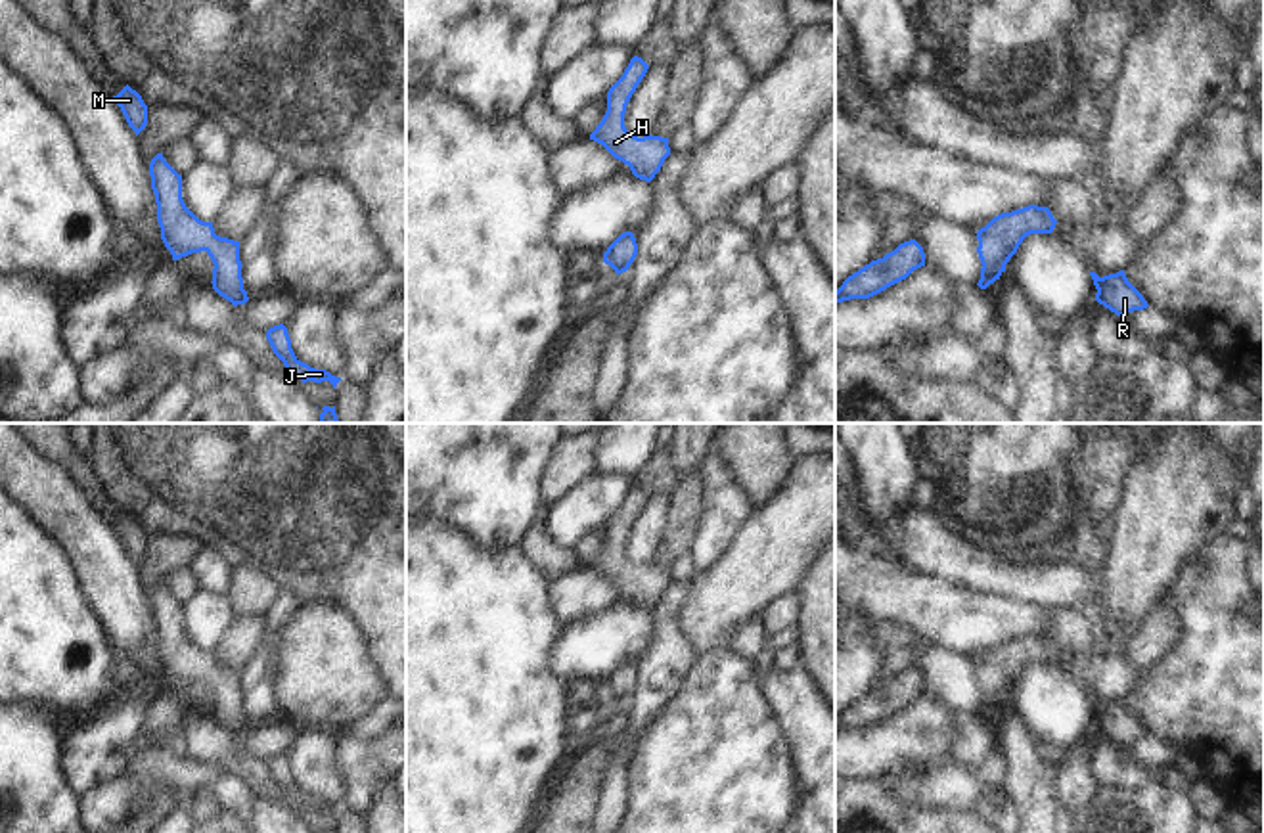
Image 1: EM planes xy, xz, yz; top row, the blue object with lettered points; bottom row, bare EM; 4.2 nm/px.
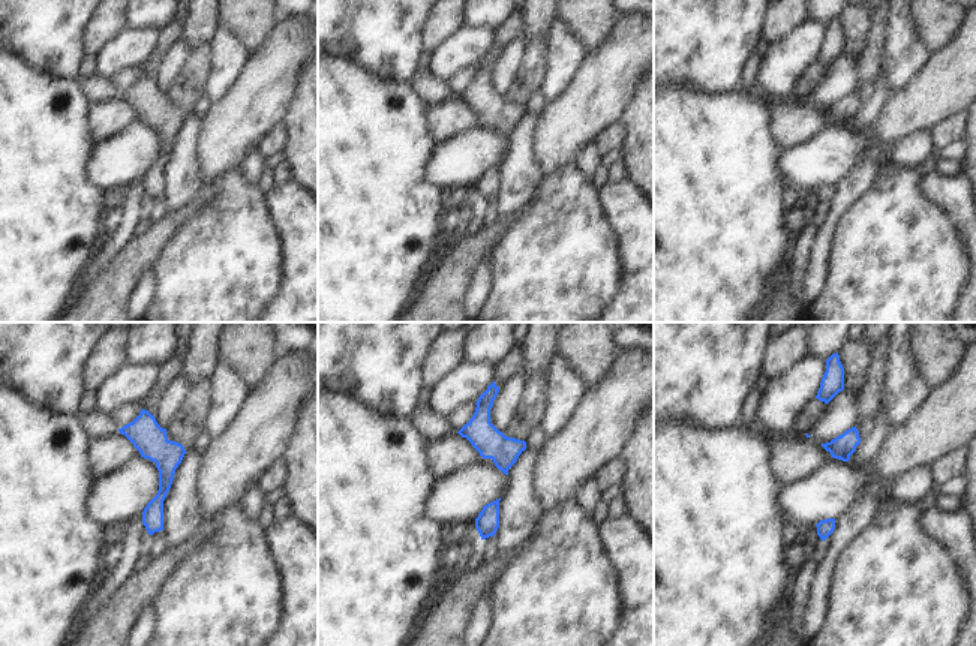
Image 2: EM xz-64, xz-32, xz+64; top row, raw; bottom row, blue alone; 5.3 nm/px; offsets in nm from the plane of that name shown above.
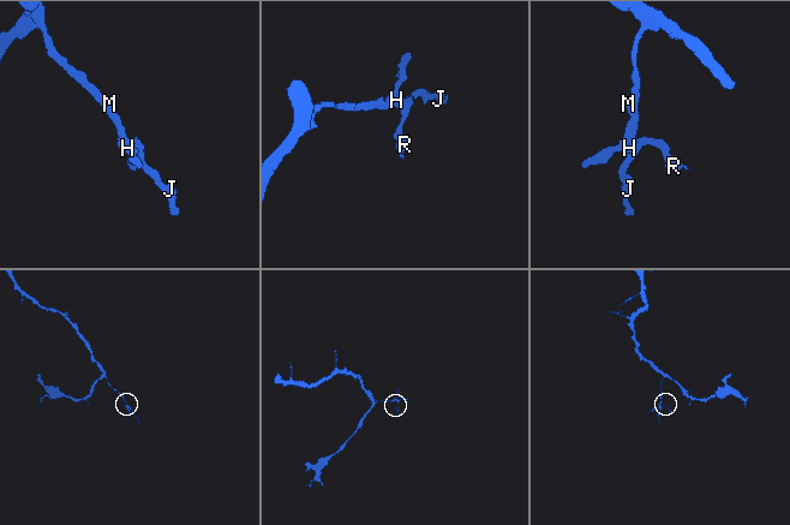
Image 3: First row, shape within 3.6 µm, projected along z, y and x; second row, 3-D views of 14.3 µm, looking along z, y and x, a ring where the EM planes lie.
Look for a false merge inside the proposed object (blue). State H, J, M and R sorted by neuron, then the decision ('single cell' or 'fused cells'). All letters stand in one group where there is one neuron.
groups H J M R; single cell

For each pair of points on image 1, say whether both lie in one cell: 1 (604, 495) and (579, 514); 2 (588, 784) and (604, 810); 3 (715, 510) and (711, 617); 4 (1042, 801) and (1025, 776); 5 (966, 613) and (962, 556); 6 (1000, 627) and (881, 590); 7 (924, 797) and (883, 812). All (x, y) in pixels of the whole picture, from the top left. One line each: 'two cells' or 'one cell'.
1: one cell
2: two cells
3: two cells
4: one cell
5: two cells
6: one cell
7: two cells

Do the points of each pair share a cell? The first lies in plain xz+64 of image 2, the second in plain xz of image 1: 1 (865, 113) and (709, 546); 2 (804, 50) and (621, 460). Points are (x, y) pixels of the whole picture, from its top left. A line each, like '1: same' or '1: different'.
1: different
2: same

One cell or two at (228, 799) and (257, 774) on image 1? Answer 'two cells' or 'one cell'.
two cells

